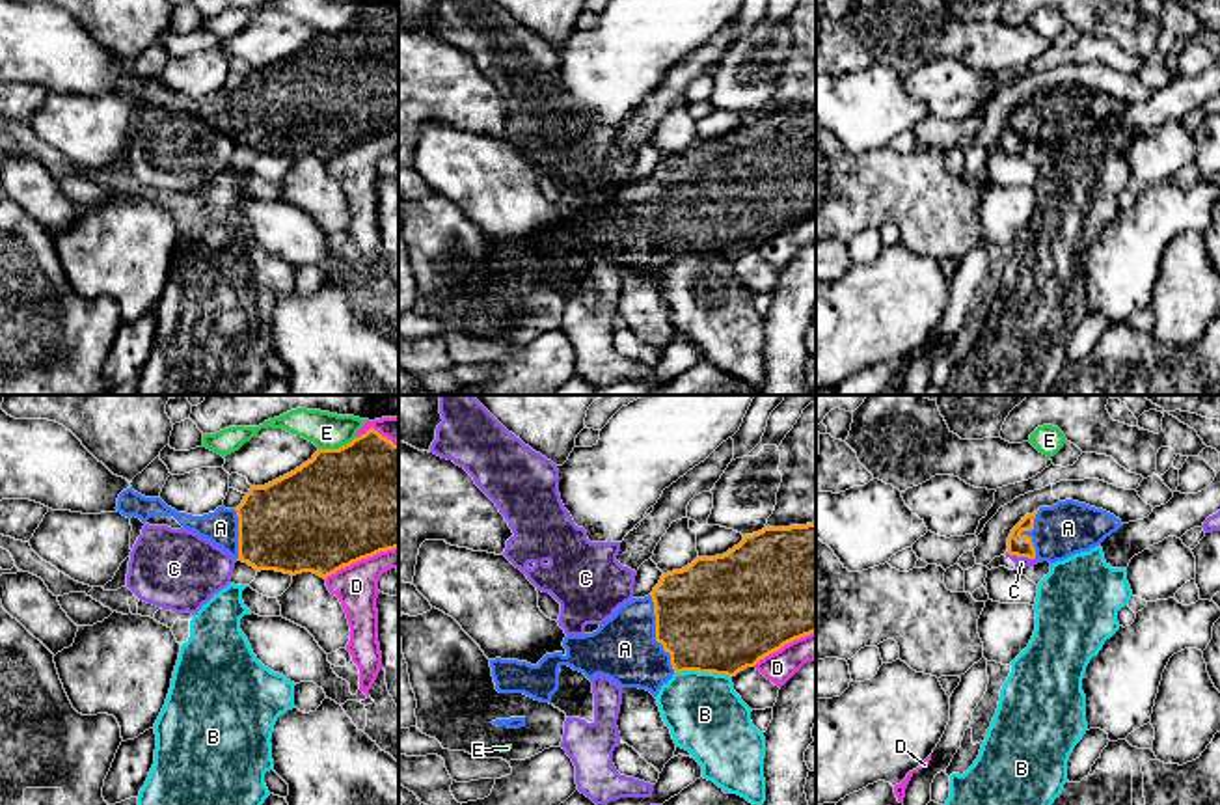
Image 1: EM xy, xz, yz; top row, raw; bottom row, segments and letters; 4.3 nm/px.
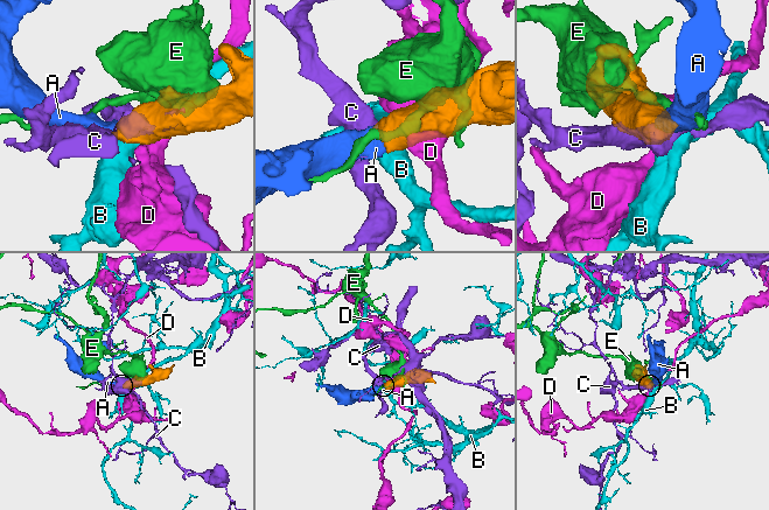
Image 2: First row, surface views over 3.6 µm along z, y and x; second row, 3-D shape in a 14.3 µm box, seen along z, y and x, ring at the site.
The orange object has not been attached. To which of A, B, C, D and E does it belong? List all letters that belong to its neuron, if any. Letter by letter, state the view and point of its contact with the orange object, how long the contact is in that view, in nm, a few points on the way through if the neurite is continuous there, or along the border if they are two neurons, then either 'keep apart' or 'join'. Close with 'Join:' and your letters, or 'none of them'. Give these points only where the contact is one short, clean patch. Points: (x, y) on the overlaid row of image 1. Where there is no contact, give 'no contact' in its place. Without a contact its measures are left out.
A: contact xz (656, 634); length 360 nm; way xz (710, 617), (699, 617), (656, 634), (639, 647), (624, 649); join
B: contact xz (703, 671); length 240 nm; border xz (675, 671), (714, 671), (731, 677); keep apart
C: contact yz (1021, 556); length 130 nm; border yz (1006, 552), (1034, 559); keep apart
D: contact xy (360, 559); length 340 nm; keep apart
E: contact xy (336, 450); length 170 nm; keep apart
Join: A

